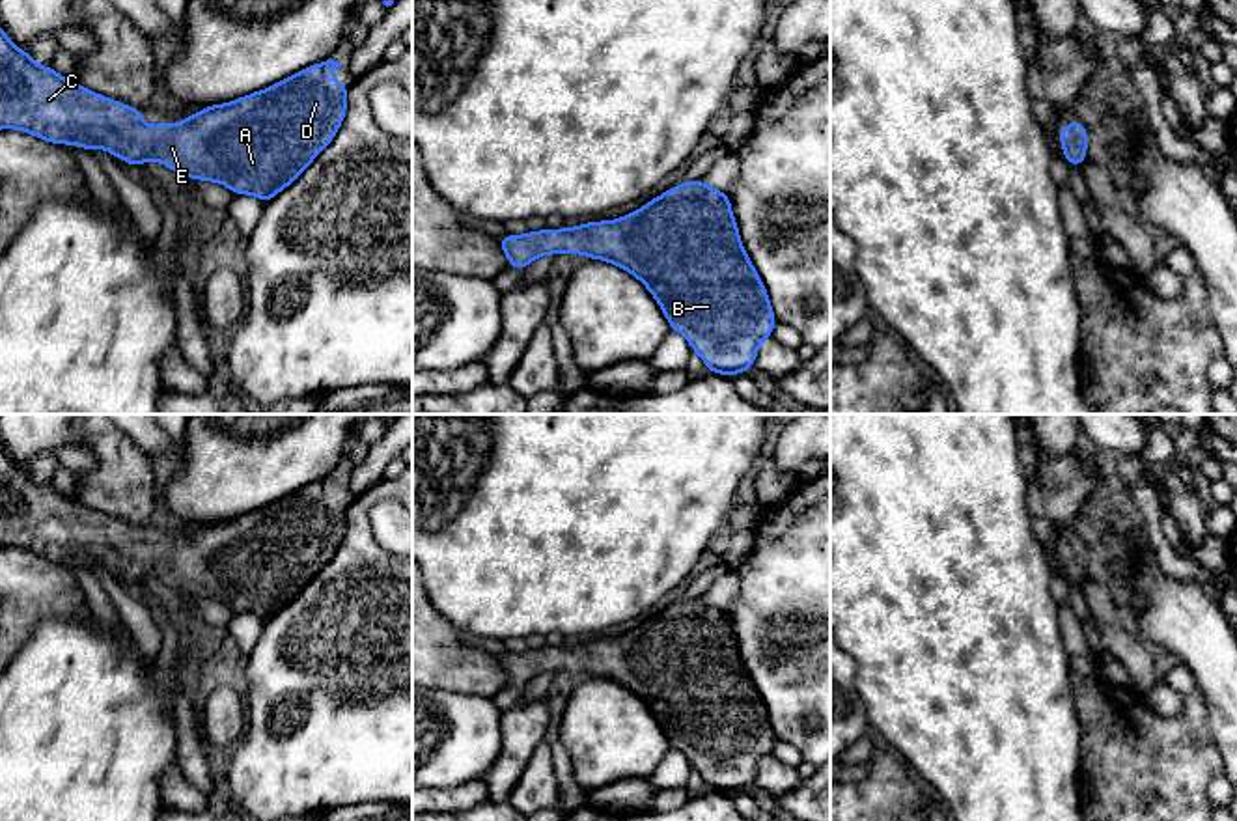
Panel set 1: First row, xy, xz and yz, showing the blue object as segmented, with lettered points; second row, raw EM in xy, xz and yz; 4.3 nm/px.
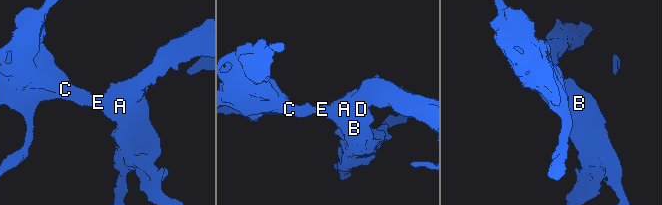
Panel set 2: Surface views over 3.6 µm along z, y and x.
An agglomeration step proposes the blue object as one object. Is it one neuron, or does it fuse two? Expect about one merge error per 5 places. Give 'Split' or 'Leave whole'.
Leave whole

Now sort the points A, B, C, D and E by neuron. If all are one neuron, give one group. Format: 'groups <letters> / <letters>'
groups A B C D E

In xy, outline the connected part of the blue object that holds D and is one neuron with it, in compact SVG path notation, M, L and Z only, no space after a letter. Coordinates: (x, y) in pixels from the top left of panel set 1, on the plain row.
M0 444L0 547L19 547L50 562L80 564L88 569L101 564L131 584L159 578L190 597L216 599L233 612L252 612L267 621L310 584L341 545L347 506L343 496L330 496L341 483L330 476L267 508L205 524L175 543L166 539L147 545L140 528L86 508L60 494L54 485L39 485Z

